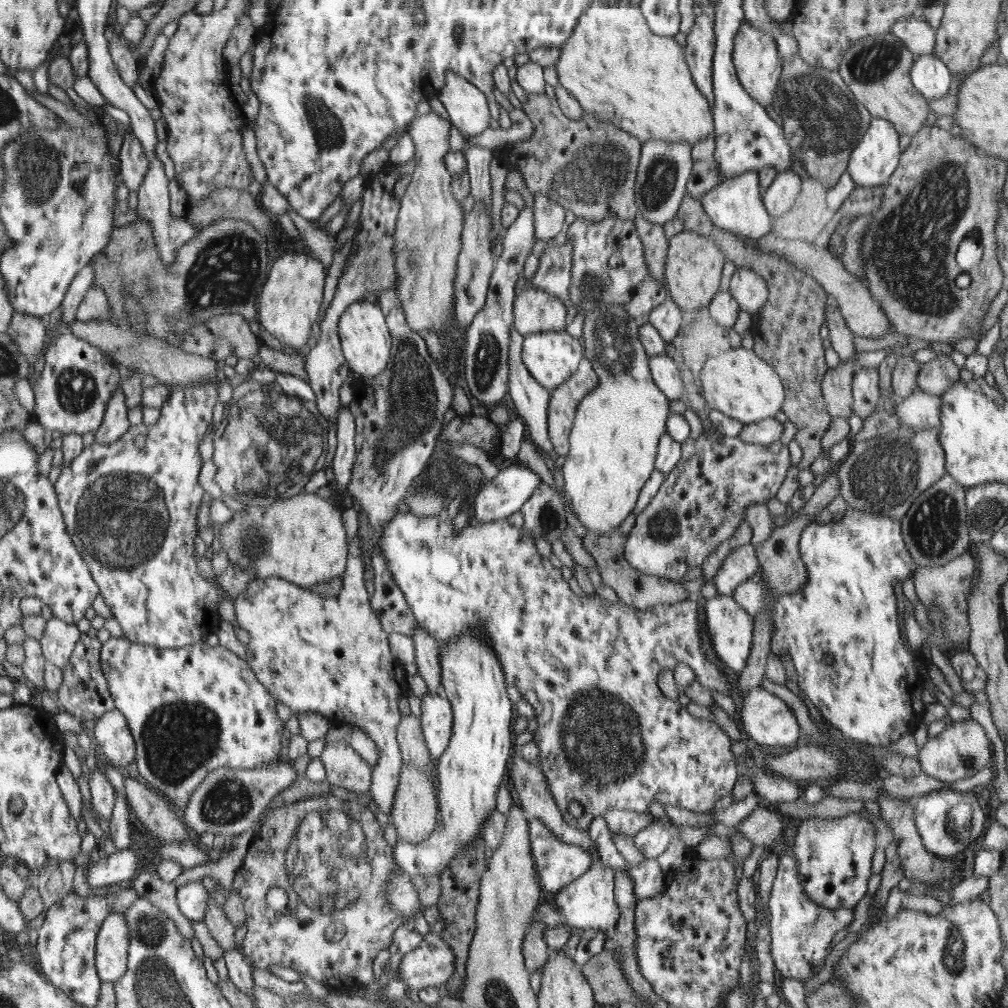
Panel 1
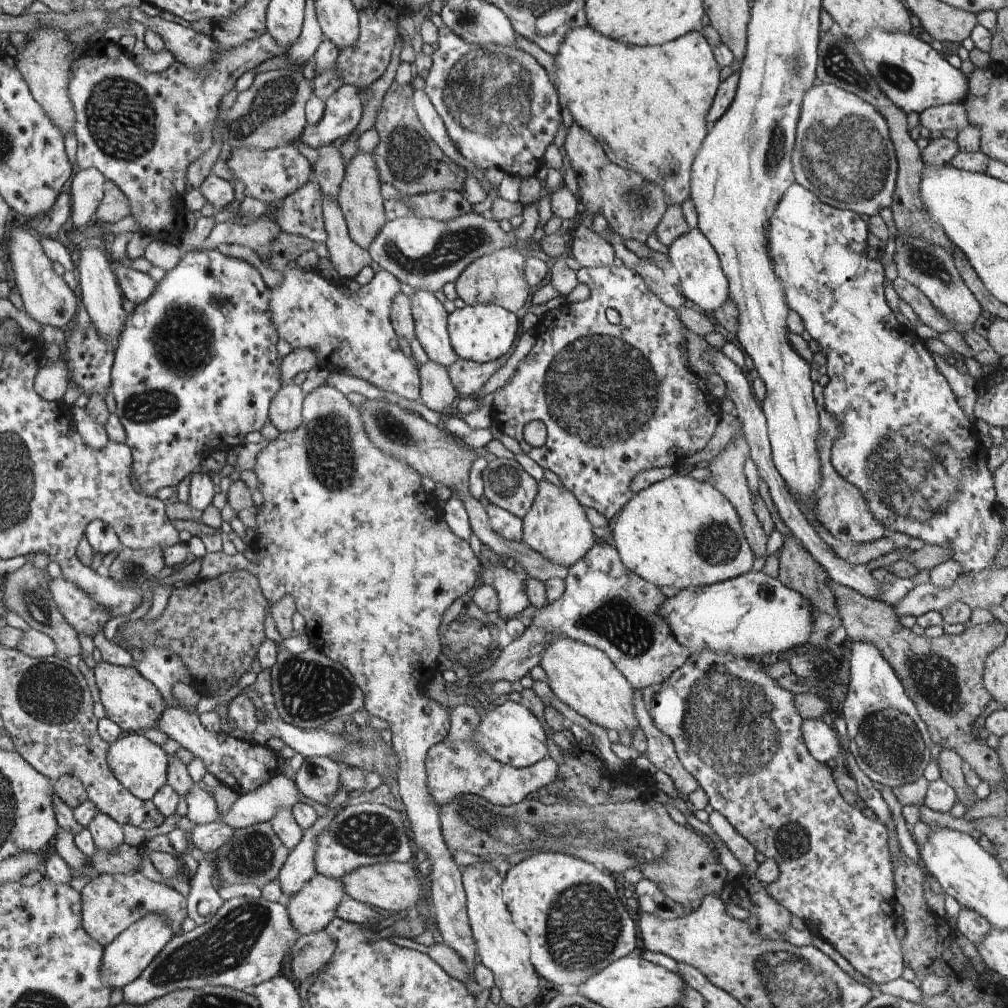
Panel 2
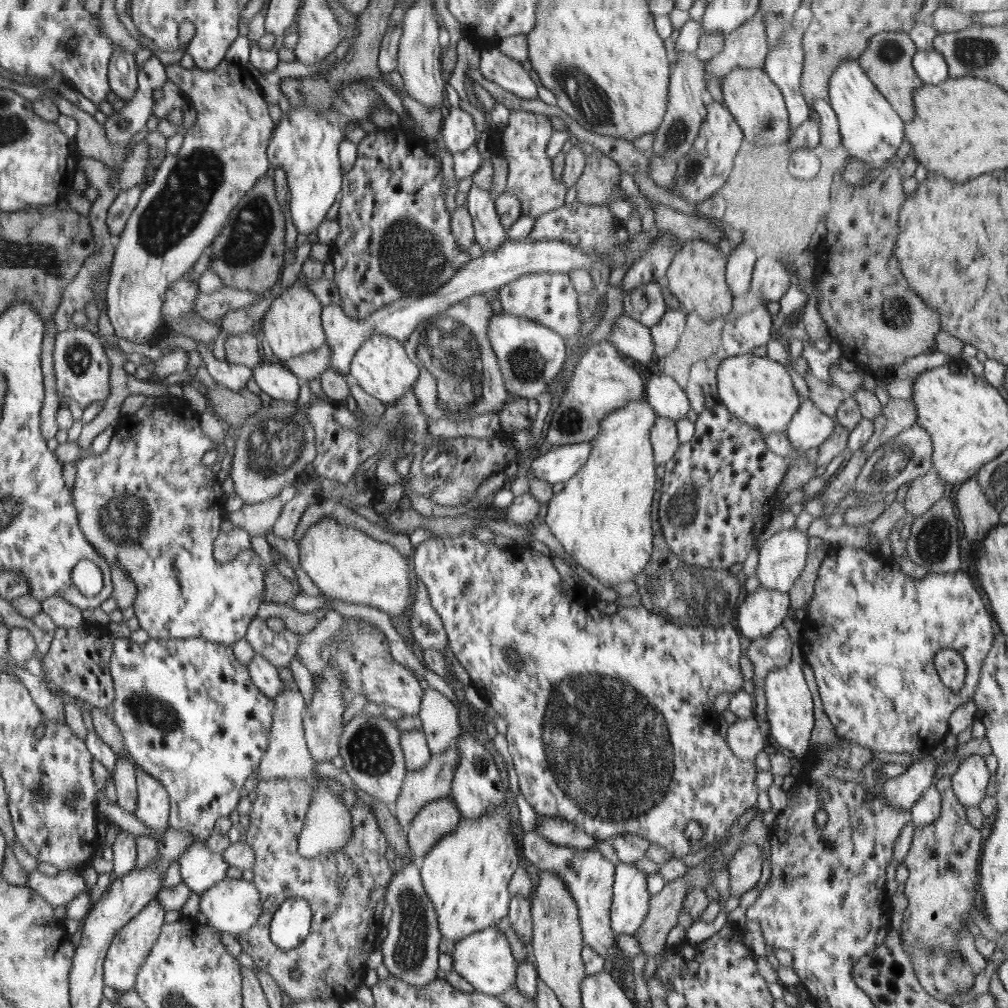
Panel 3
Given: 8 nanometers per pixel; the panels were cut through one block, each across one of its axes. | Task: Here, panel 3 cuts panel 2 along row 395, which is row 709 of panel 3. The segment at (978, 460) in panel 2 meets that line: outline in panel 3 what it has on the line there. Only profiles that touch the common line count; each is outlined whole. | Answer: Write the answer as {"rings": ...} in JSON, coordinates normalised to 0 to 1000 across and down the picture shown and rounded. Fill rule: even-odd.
{"rings":[[[827,543],[819,549],[808,579],[808,590],[803,597],[801,613],[796,617],[796,634],[791,640],[792,650],[806,662],[809,669],[816,702],[823,716],[828,720],[828,725],[832,733],[841,734],[848,737],[851,741],[861,742],[865,746],[907,746],[913,744],[924,748],[925,744],[937,737],[938,731],[942,724],[942,709],[944,705],[952,699],[965,694],[965,690],[972,673],[972,663],[976,653],[984,641],[986,623],[981,607],[979,607],[972,589],[969,587],[968,575],[963,567],[948,566],[943,568],[921,567],[917,573],[905,573],[897,569],[894,565],[884,564],[878,562],[875,555],[871,552],[844,543]],[[937,643],[944,643],[958,657],[958,673],[952,685],[941,684],[933,674],[927,659],[929,648]]]}

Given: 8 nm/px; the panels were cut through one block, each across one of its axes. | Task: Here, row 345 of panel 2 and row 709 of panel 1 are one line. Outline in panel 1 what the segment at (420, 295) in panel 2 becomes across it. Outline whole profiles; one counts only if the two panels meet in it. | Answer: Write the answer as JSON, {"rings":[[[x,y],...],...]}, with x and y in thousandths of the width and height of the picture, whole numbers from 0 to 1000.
{"rings":[[[427,688],[418,693],[418,720],[426,749],[432,755],[443,744],[448,731],[451,707],[447,695],[438,688]]]}

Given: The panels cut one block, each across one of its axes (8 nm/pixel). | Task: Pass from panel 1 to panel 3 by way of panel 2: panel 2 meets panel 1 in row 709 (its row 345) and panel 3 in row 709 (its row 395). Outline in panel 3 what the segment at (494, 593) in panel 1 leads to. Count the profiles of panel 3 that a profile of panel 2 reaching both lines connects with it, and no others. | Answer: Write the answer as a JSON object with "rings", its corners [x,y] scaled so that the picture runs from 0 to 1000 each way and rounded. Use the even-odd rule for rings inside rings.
{"rings":[[[481,500],[476,505],[476,512],[472,514],[474,516],[474,520],[472,520],[472,524],[470,526],[464,527],[456,527],[458,530],[456,532],[450,532],[450,534],[444,533],[435,533],[431,532],[427,534],[427,536],[423,536],[418,540],[415,540],[415,543],[412,544],[411,552],[410,552],[410,569],[413,569],[414,574],[417,574],[421,580],[423,580],[423,586],[426,590],[428,601],[430,605],[435,608],[435,611],[438,613],[440,625],[442,626],[443,632],[445,633],[446,643],[452,651],[452,655],[456,657],[456,661],[464,667],[468,680],[471,682],[471,685],[475,687],[477,691],[481,693],[487,700],[494,706],[494,708],[500,710],[500,712],[504,715],[502,733],[504,734],[504,746],[508,750],[508,758],[510,758],[510,762],[513,766],[514,776],[515,776],[515,784],[517,788],[524,794],[526,800],[530,803],[532,808],[536,808],[536,810],[556,810],[558,813],[562,813],[562,815],[569,816],[575,823],[581,825],[587,825],[587,819],[589,819],[589,825],[595,825],[595,827],[599,827],[599,829],[591,829],[591,831],[601,831],[603,827],[599,825],[601,823],[601,819],[595,815],[595,813],[623,813],[623,812],[631,812],[631,810],[635,810],[635,808],[639,808],[637,810],[637,813],[623,813],[623,815],[619,815],[617,819],[615,817],[609,817],[607,819],[607,825],[609,827],[615,828],[615,823],[621,823],[621,825],[629,825],[630,827],[636,827],[641,833],[643,833],[644,837],[652,837],[655,838],[661,843],[667,846],[667,849],[675,852],[679,851],[682,847],[688,847],[695,841],[702,839],[708,835],[708,833],[714,833],[714,831],[718,831],[720,829],[720,825],[722,825],[722,821],[726,819],[726,815],[732,813],[736,808],[738,808],[738,804],[740,802],[744,802],[744,800],[748,800],[748,796],[750,796],[750,790],[752,790],[752,784],[750,784],[750,778],[748,778],[748,768],[750,768],[750,754],[734,754],[734,751],[730,750],[729,746],[725,745],[725,740],[722,739],[721,734],[717,734],[712,728],[710,728],[710,722],[712,722],[712,716],[710,716],[710,712],[706,710],[706,694],[710,692],[710,688],[714,688],[714,687],[721,687],[724,688],[729,688],[732,685],[737,685],[736,679],[738,679],[738,670],[736,670],[736,666],[734,666],[734,649],[736,649],[736,639],[734,639],[734,631],[730,629],[731,625],[728,625],[728,621],[725,619],[719,619],[716,623],[710,623],[707,620],[675,620],[672,617],[664,616],[662,613],[659,613],[657,610],[653,610],[651,608],[647,608],[645,605],[642,605],[638,600],[629,603],[619,603],[613,602],[613,606],[607,610],[597,609],[595,605],[592,603],[593,593],[590,590],[585,591],[583,587],[573,587],[571,583],[567,583],[567,581],[563,581],[558,573],[556,573],[556,569],[552,567],[552,563],[548,562],[548,556],[544,554],[544,552],[538,552],[536,550],[536,556],[520,556],[520,552],[516,552],[514,548],[510,548],[510,546],[498,546],[498,544],[492,543],[489,537],[478,538],[478,536],[474,536],[472,534],[472,526],[475,524],[481,523],[480,518],[484,516],[484,518],[492,518],[495,516],[494,505],[487,502],[486,500]],[[506,645],[510,645],[510,647],[514,647],[514,651],[516,651],[516,655],[518,658],[512,662],[512,659],[508,659],[507,655],[504,655],[503,648]],[[579,806],[583,806],[583,808],[609,808],[609,810],[589,810],[589,812],[595,812],[595,813],[589,813],[589,817],[585,815],[585,812],[579,812],[581,808]],[[685,813],[688,813],[688,815],[692,815],[696,820],[696,832],[694,836],[690,836],[689,838],[683,834],[683,831],[679,828],[679,821],[681,821],[681,817],[685,815]]]}

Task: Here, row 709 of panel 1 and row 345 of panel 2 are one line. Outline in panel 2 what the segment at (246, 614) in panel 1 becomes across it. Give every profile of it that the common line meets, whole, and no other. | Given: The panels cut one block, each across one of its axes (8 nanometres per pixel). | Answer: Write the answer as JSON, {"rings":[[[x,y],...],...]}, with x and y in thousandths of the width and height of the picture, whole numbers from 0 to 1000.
{"rings":[[[295,264],[290,268],[281,269],[280,280],[270,286],[270,316],[277,325],[278,337],[284,337],[291,347],[308,345],[313,351],[313,357],[315,357],[315,365],[325,365],[359,375],[375,387],[395,391],[405,399],[413,399],[416,398],[415,393],[419,385],[415,365],[397,347],[395,333],[388,319],[388,307],[397,291],[397,278],[381,267],[372,270],[371,276],[365,282],[359,283],[355,290],[345,292],[329,280],[325,282],[325,278],[319,276],[315,270],[300,268]]]}

